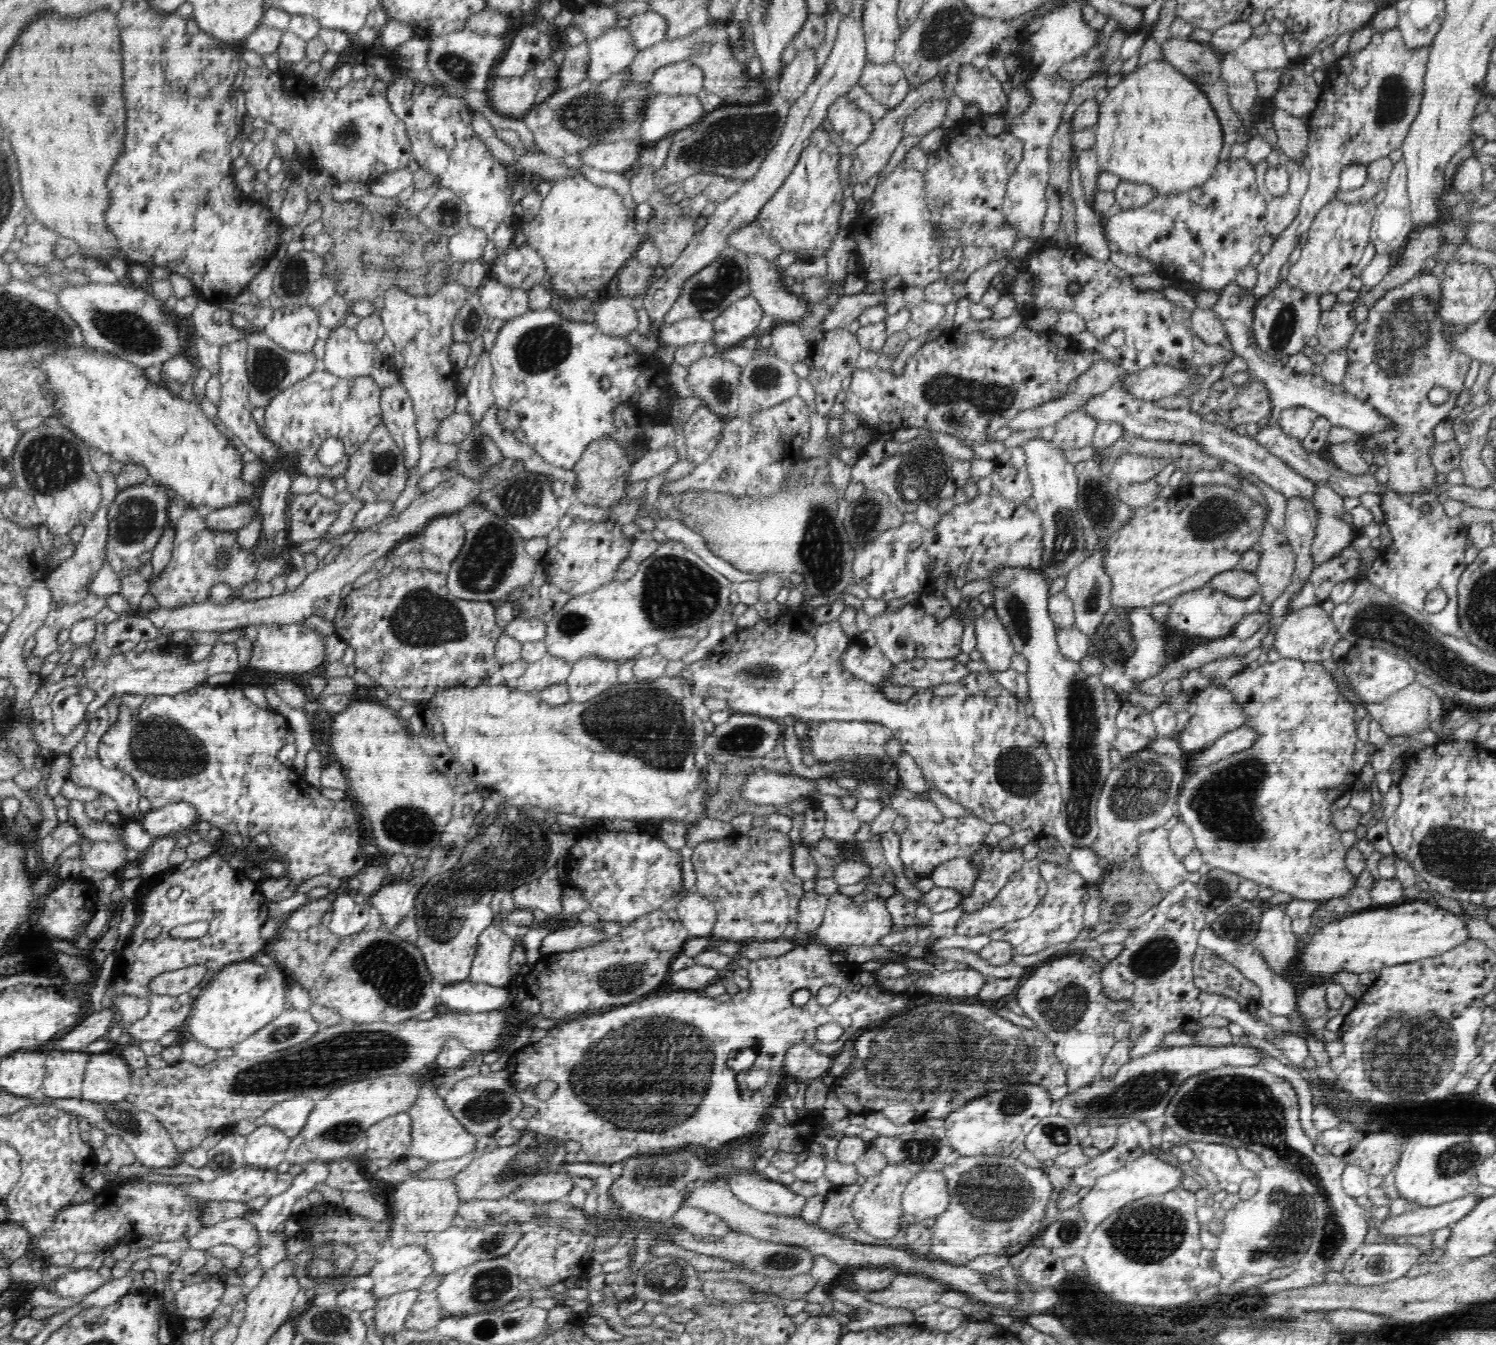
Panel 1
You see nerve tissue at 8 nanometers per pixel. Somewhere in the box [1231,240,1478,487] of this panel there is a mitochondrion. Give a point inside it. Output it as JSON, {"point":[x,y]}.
{"point":[1403,339]}

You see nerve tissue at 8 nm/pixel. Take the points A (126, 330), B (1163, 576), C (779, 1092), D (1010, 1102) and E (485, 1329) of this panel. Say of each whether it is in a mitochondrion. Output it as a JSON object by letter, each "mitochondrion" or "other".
{"A":"mitochondrion","B":"other","C":"other","D":"mitochondrion","E":"mitochondrion"}

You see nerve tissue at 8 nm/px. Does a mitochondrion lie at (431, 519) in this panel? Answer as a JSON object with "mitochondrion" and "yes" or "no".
{"mitochondrion":"no"}

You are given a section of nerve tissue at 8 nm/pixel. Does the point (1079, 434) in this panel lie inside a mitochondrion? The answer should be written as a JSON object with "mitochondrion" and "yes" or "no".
{"mitochondrion":"no"}

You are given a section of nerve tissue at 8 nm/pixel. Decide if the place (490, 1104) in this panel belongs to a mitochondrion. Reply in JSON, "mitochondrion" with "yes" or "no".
{"mitochondrion":"yes"}

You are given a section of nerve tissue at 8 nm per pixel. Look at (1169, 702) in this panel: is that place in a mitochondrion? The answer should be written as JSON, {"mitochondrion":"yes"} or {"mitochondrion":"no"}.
{"mitochondrion":"no"}

